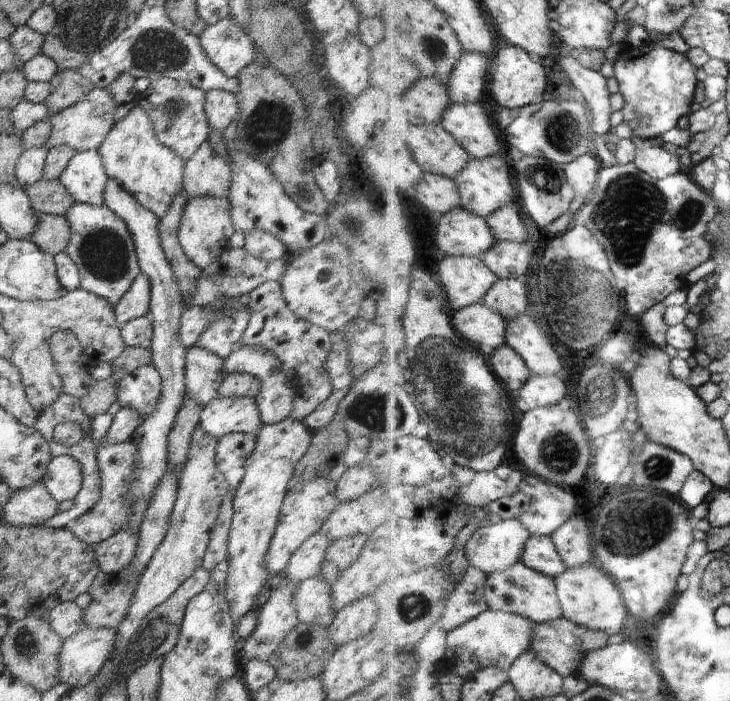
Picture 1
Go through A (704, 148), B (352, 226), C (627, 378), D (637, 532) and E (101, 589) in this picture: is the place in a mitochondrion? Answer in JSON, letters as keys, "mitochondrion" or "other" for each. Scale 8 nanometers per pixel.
{"A":"other","B":"mitochondrion","C":"other","D":"mitochondrion","E":"other"}

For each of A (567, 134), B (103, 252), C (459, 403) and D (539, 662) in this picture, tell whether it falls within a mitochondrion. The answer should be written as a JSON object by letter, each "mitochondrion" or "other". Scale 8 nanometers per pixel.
{"A":"mitochondrion","B":"mitochondrion","C":"mitochondrion","D":"other"}

